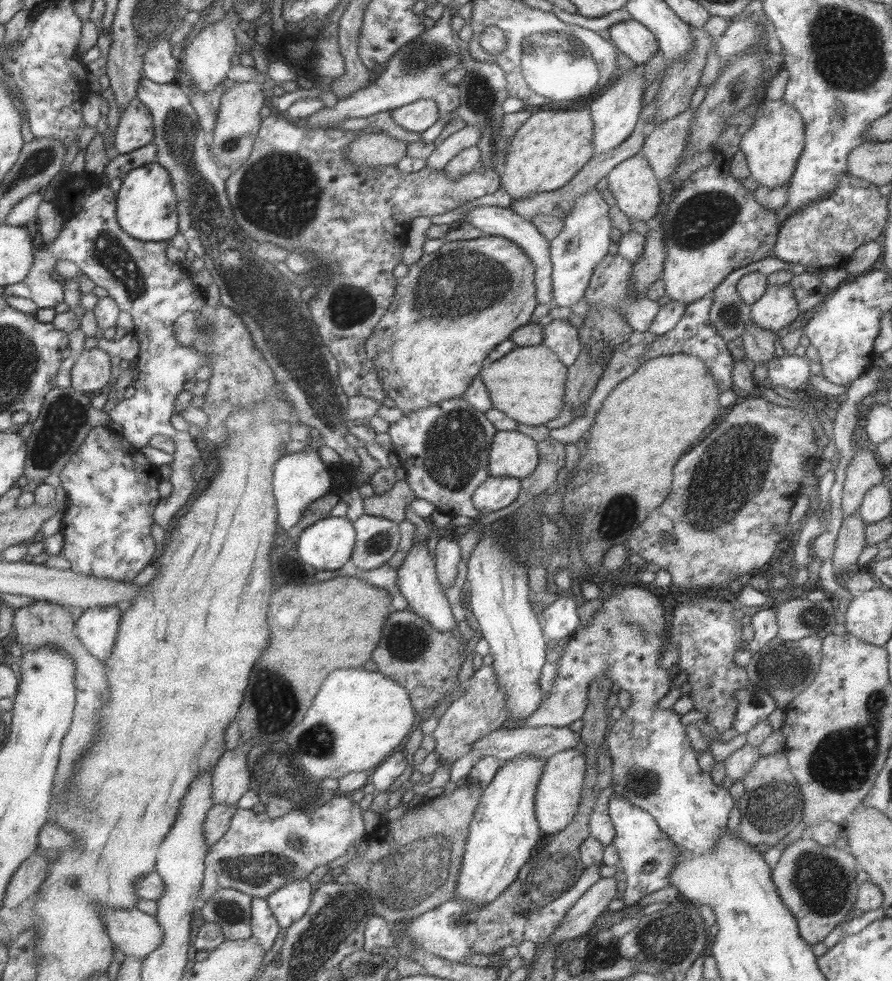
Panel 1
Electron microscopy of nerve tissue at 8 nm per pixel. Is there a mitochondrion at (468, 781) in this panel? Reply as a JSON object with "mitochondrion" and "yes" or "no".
{"mitochondrion":"no"}

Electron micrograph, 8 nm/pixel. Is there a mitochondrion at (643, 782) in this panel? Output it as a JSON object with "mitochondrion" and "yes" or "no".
{"mitochondrion":"yes"}

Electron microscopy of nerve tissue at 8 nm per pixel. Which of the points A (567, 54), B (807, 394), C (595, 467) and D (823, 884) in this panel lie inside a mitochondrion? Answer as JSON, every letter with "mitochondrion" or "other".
{"A":"mitochondrion","B":"other","C":"other","D":"mitochondrion"}

